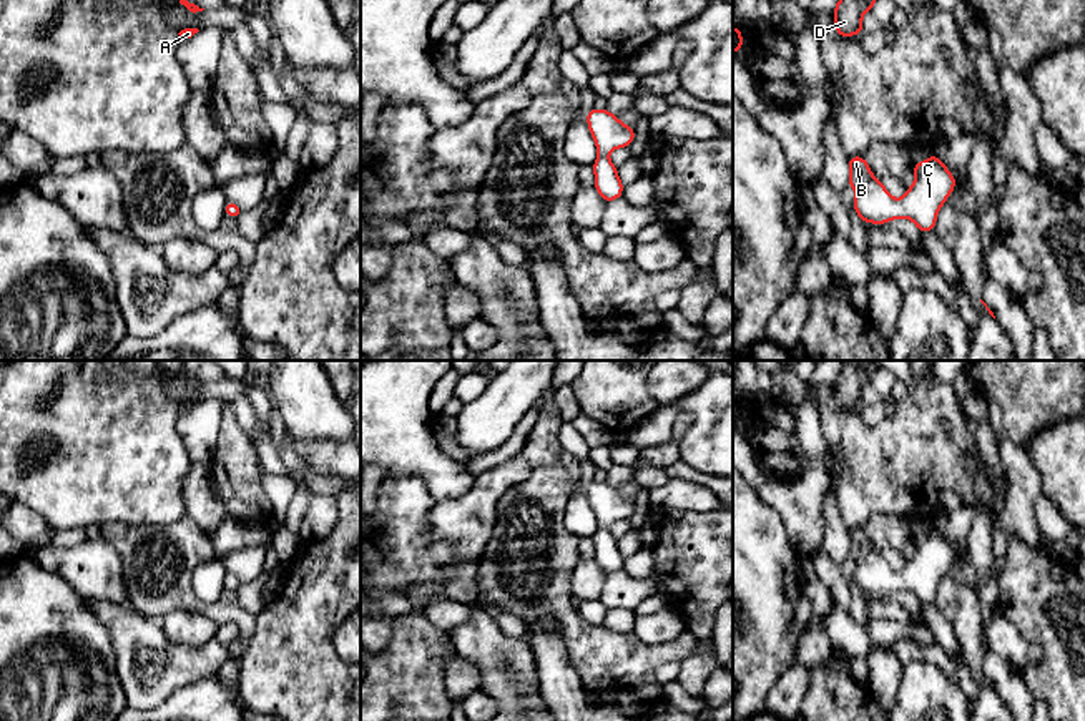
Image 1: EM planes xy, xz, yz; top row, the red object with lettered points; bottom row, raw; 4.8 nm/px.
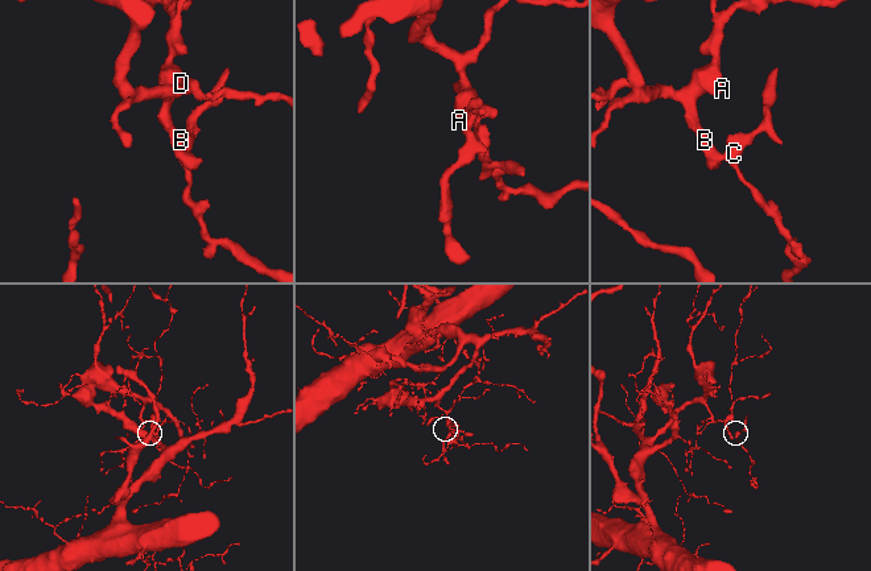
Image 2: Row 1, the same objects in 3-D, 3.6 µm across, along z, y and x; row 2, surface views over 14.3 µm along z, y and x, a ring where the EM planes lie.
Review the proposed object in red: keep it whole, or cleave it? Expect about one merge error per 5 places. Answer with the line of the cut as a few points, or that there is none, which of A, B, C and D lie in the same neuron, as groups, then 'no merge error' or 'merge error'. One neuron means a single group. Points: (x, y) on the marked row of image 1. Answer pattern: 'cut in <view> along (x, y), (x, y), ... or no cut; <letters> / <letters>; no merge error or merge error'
no cut; A B C D; no merge error

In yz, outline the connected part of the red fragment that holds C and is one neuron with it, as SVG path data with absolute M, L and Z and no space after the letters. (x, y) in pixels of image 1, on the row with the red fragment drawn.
M930 153L927 161L921 161L912 166L916 181L906 191L901 201L894 199L884 188L881 179L872 178L872 169L866 163L864 156L849 156L849 188L856 189L854 209L864 223L884 224L901 216L916 223L917 231L935 231L935 218L940 206L950 196L955 188L954 174L942 164L942 161Z

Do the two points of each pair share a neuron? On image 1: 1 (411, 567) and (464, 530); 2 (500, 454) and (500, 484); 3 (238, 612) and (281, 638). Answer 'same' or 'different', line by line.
1: different
2: different
3: different

